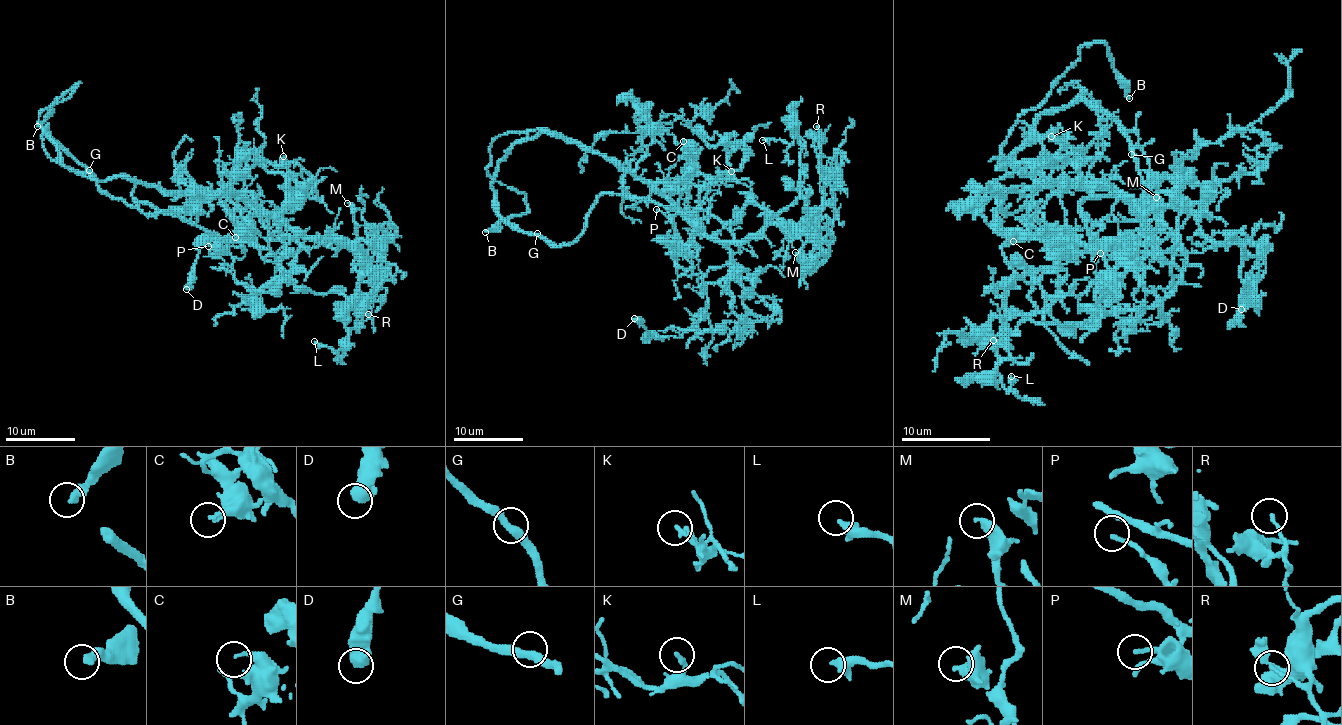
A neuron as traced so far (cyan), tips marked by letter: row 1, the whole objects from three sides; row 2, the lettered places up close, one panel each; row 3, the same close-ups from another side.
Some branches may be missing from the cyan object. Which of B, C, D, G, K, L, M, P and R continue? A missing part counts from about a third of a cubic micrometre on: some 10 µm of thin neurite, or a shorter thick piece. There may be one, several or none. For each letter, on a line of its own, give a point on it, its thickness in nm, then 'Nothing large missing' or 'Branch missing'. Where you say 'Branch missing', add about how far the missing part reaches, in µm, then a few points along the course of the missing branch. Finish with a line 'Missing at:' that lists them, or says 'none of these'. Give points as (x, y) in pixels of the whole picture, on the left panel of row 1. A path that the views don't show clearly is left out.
B: Place: (37, 126). Thickness 360 nm. Branch missing. Missing length about 35 µm
C: Place: (235, 237). Thickness 200 nm. Nothing large missing
D: Place: (186, 289). Thickness 550 nm. Nothing large missing
G: Place: (89, 170). Thickness 360 nm. Nothing large missing
K: Place: (283, 156). Thickness 170 nm. Nothing large missing
L: Place: (314, 341). Thickness 400 nm. Nothing large missing
M: Place: (347, 203). Thickness 400 nm. Nothing large missing
P: Place: (208, 246). Thickness 160 nm. Nothing large missing
R: Place: (368, 314). Thickness 130 nm. Nothing large missing
Missing at: B

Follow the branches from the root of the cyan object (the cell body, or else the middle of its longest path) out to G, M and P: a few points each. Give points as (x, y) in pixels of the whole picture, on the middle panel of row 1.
G: (667, 195), (695, 232), (689, 244), (688, 214), (620, 193), (603, 193), (570, 244), (537, 233)
M: (667, 195), (721, 240), (745, 240), (769, 225), (799, 225), (823, 252), (804, 275), (806, 263), (795, 252)
P: (667, 195), (672, 207), (695, 232), (689, 244), (683, 242), (676, 226), (656, 209)

